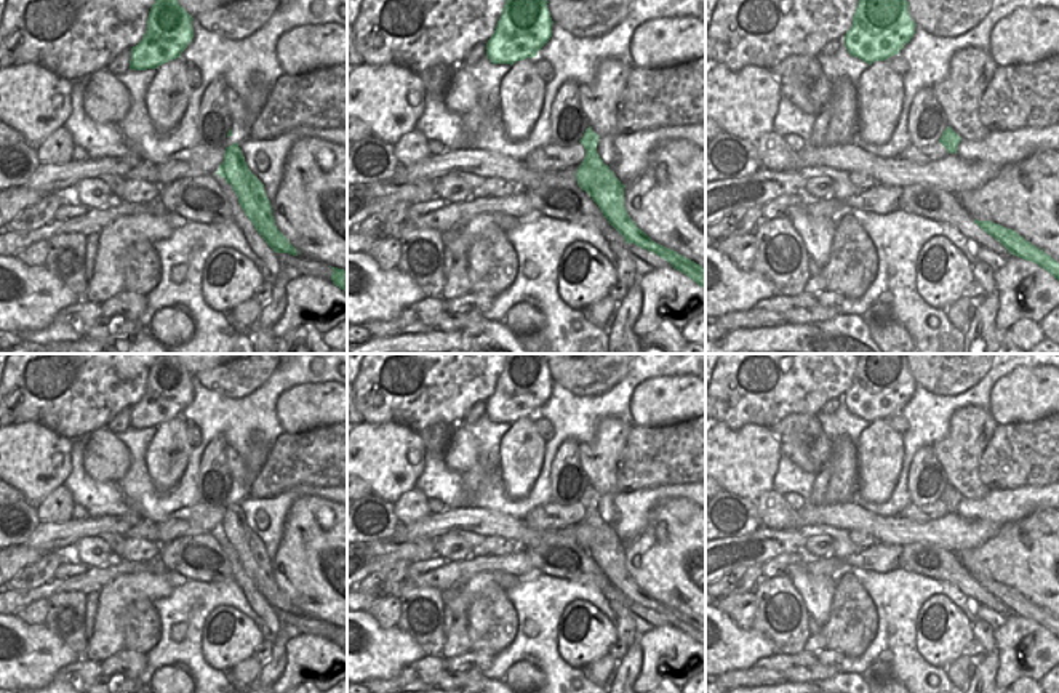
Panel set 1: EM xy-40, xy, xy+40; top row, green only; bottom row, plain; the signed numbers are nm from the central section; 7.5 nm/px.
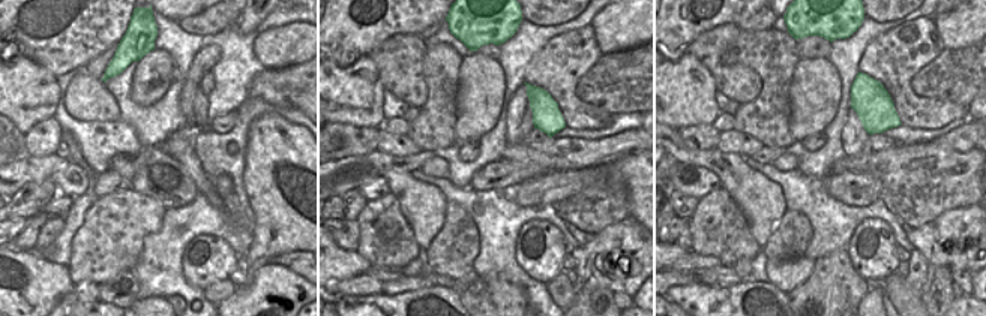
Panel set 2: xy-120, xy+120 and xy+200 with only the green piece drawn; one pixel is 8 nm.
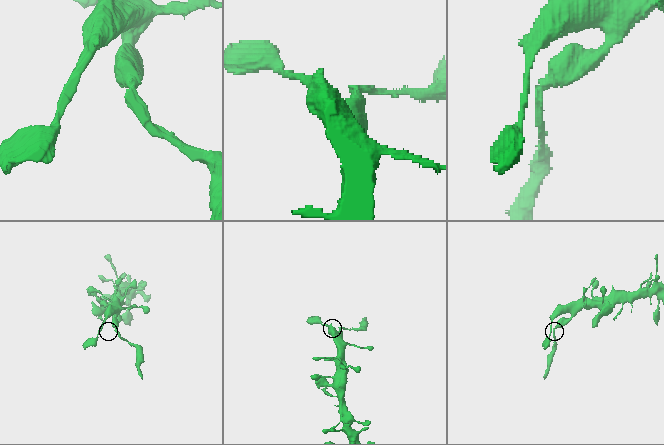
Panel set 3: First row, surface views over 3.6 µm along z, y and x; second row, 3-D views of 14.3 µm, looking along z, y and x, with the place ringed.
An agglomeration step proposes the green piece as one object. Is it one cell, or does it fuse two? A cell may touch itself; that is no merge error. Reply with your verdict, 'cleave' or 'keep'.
cleave

